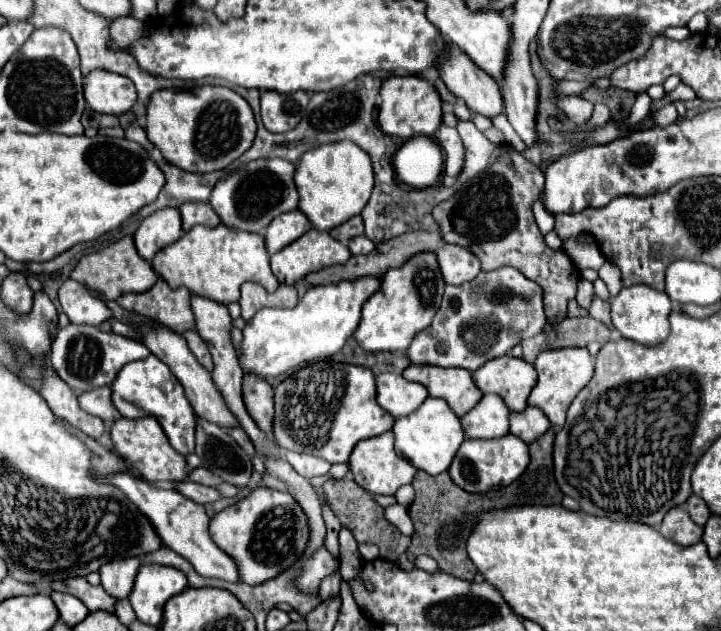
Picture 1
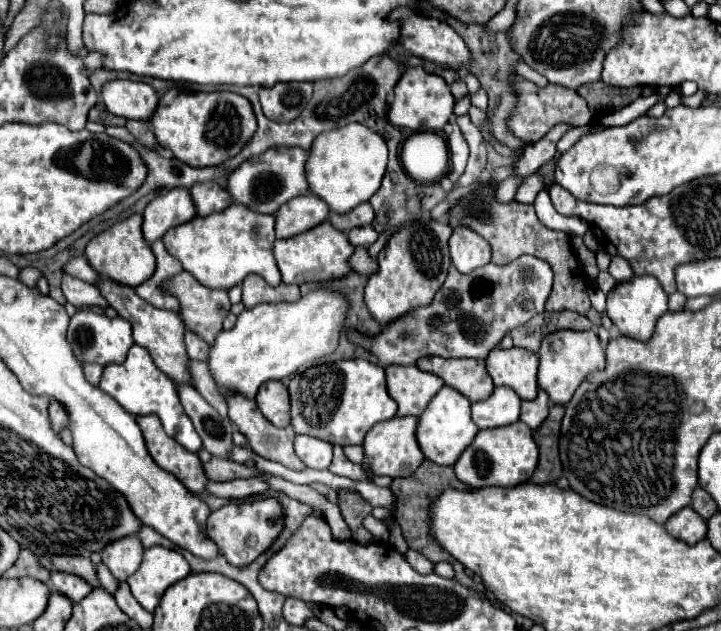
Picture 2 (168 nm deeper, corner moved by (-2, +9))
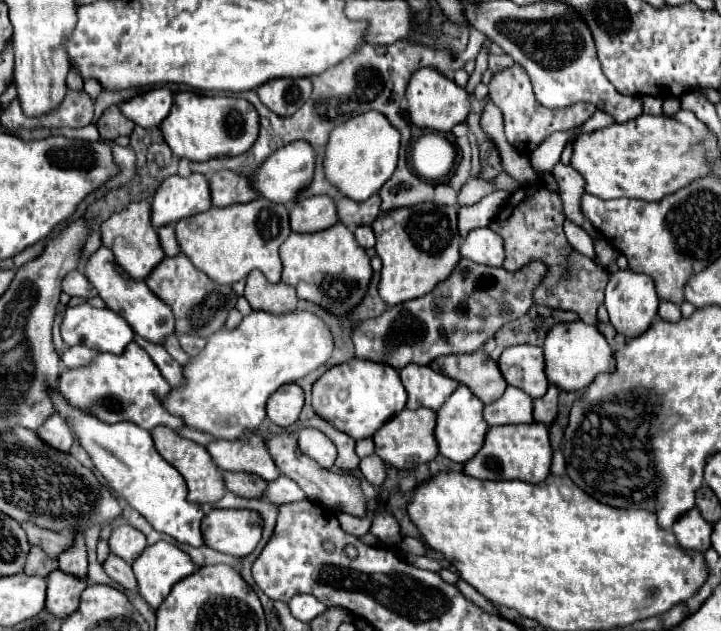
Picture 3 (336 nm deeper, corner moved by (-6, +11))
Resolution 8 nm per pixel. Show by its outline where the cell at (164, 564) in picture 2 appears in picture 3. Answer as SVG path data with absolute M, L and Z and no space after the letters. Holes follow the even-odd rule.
M168 541L148 545L132 567L138 579L140 595L154 609L158 609L158 605L168 597L174 583L196 571L190 557Z

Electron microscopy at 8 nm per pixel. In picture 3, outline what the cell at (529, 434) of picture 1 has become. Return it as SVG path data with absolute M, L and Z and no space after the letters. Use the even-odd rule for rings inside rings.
M550 385L548 393L544 397L534 399L534 421L550 427L556 413L558 413L558 389L554 385Z

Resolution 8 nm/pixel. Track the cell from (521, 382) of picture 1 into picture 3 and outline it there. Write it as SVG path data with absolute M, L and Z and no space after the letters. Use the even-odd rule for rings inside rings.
M534 345L510 347L500 355L498 367L508 385L526 391L532 399L546 395L548 381L544 375L542 347Z

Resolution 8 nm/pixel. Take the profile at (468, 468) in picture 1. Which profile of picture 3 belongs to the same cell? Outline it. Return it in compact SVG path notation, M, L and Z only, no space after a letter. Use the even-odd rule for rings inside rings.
M542 423L524 425L502 425L490 427L482 449L464 463L464 473L476 479L522 479L528 483L540 483L548 477L552 463L552 447L548 441L548 427Z

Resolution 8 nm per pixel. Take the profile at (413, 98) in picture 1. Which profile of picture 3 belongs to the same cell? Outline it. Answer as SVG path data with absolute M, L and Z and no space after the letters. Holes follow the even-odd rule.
M430 67L418 69L408 83L406 89L406 99L408 99L408 115L410 121L422 129L434 129L434 131L450 131L456 123L466 121L468 109L470 109L470 99L468 93L458 87L454 81L444 77L440 71L434 71Z

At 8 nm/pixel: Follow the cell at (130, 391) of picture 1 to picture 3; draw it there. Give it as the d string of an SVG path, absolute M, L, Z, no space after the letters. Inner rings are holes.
M132 341L122 355L98 355L92 365L68 369L60 377L60 391L72 405L82 409L88 407L106 423L132 421L146 431L156 425L166 425L176 431L186 427L178 421L178 417L166 413L166 409L162 409L162 401L158 401L158 397L166 397L166 393L170 393L168 389L170 385L166 385L166 379L158 373L158 367L150 361L150 355L136 341Z

